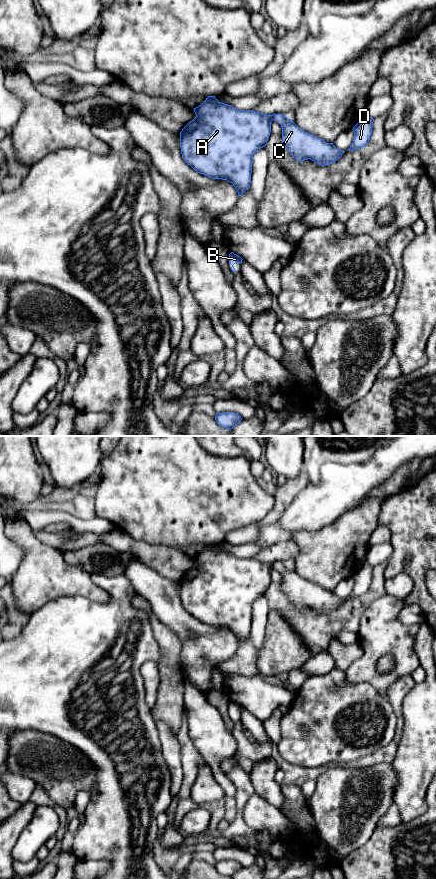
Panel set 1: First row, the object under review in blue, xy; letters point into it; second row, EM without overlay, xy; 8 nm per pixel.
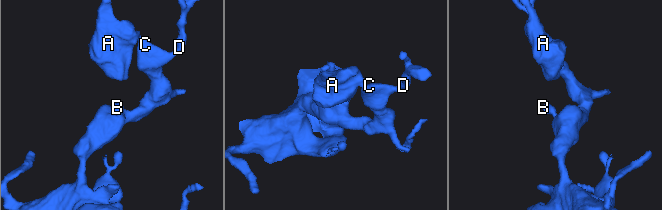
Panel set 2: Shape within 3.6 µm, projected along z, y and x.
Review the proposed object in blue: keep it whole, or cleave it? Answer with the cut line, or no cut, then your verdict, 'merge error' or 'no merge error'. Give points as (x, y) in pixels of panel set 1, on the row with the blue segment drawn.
no cut | no merge error

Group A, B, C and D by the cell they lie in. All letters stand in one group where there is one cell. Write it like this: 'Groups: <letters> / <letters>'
Groups: A B C D

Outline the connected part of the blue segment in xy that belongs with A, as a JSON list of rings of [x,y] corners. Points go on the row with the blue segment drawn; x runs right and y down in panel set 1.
[[[208,96],[193,110],[196,117],[180,132],[182,158],[198,173],[232,183],[238,196],[250,188],[253,155],[258,149],[266,146],[273,120],[282,127],[283,145],[299,162],[310,159],[321,166],[329,165],[340,159],[345,152],[337,149],[333,143],[326,143],[300,129],[291,119],[282,114],[267,115],[254,110],[241,111],[219,102],[215,96]]]

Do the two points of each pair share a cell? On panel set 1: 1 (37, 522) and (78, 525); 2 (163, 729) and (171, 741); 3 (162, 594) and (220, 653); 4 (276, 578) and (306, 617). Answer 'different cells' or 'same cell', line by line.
1: same cell
2: same cell
3: same cell
4: same cell

